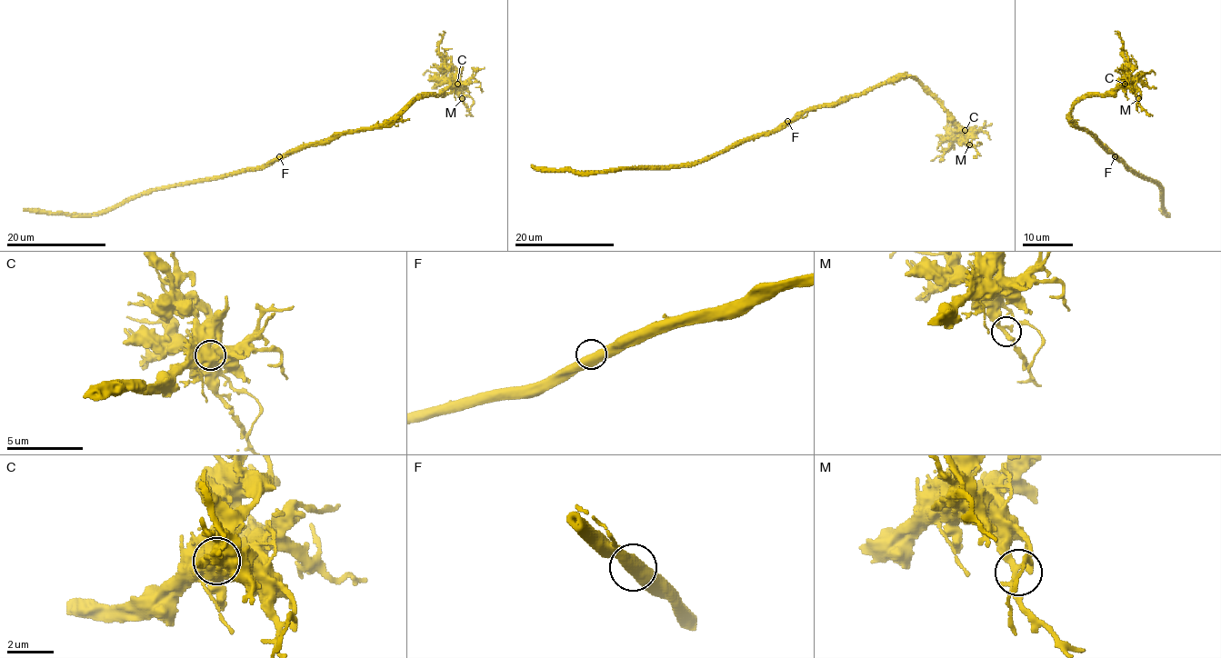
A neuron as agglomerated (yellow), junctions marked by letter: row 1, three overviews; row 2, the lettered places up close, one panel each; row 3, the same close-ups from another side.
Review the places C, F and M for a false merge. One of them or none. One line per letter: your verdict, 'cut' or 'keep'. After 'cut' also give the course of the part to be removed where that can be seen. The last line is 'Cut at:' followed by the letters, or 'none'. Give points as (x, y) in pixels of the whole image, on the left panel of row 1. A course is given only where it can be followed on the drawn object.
C: keep
F: keep
M: keep
Cut at: none

